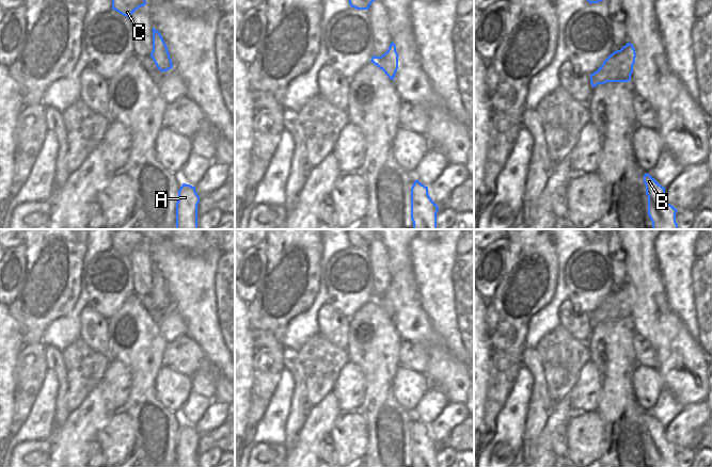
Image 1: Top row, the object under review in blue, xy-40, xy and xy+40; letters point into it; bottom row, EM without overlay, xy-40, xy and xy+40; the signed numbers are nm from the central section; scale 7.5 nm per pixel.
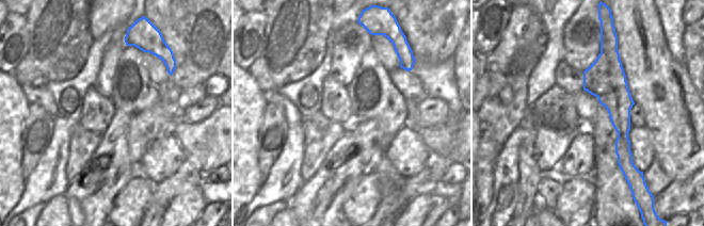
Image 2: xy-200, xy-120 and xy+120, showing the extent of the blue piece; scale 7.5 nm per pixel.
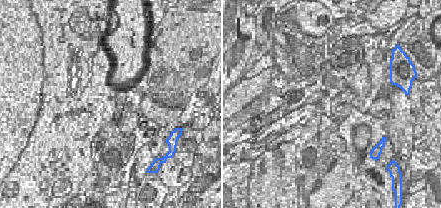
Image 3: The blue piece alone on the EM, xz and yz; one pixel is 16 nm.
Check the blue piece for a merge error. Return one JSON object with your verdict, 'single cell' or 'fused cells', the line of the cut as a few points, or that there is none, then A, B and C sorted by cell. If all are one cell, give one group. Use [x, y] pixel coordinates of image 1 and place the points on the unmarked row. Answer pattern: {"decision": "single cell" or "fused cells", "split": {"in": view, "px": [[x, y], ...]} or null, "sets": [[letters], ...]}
{"decision": "fused cells", "split": {"in": "xy", "px": [[380, 295], [384, 299], [391, 299], [396, 309]]}, "sets": [["A", "B"], ["C"]]}

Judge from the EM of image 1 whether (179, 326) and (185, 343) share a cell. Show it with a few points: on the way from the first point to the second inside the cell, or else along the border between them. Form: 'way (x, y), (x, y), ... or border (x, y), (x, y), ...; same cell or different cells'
border (187, 334), (179, 335), (168, 342); different cells

